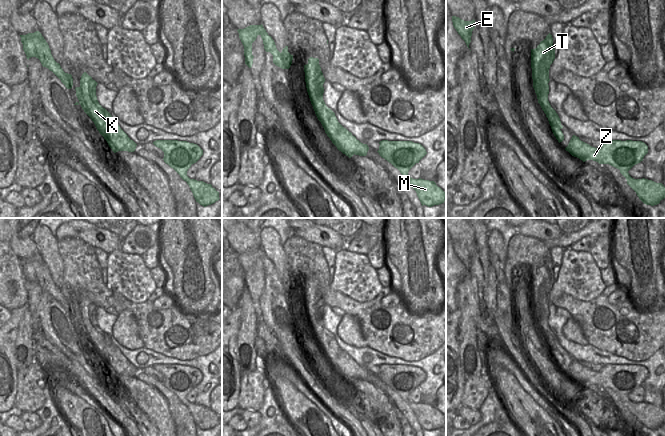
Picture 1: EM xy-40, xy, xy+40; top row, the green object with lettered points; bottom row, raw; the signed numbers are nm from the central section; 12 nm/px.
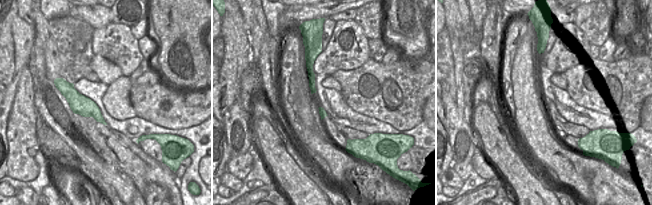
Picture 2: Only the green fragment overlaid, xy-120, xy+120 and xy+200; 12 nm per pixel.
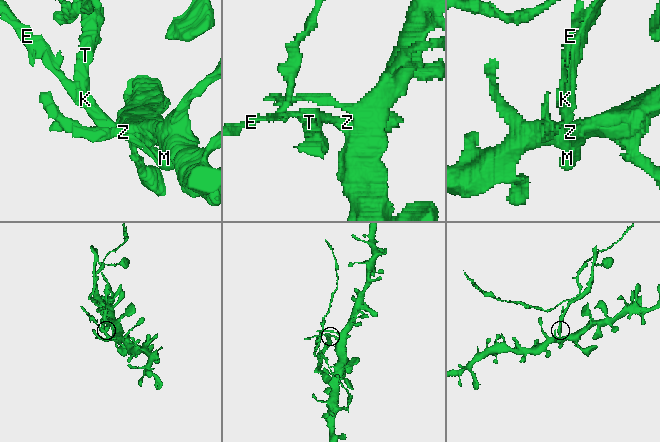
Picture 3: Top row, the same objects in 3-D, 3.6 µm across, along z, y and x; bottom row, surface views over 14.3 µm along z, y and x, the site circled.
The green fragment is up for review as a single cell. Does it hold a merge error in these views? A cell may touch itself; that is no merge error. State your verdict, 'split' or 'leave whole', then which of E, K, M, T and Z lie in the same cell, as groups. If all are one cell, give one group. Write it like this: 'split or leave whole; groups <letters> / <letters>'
split; groups E K T / M Z

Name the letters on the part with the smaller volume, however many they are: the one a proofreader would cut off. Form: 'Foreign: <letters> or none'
Foreign: E, K, T

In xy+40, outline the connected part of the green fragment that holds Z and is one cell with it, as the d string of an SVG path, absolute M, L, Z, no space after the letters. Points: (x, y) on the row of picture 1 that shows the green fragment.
M607 140L598 148L587 144L584 152L579 152L578 158L583 162L593 160L599 164L609 164L620 170L627 184L636 192L639 199L646 205L657 205L665 198L665 187L645 178L634 179L628 171L643 161L648 153L648 146L642 141Z

